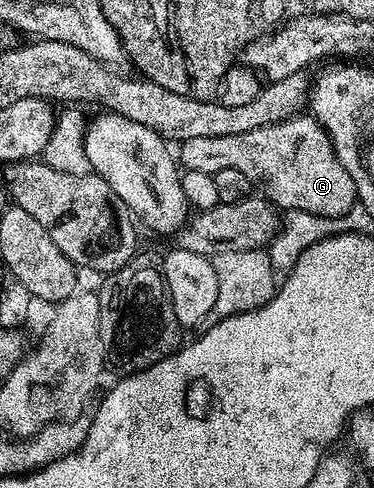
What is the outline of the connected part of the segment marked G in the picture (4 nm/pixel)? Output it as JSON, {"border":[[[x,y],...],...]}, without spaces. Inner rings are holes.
{"border":[[[299,114],[279,124],[269,124],[248,134],[228,134],[224,138],[188,138],[181,141],[180,164],[185,170],[209,173],[240,170],[255,184],[262,184],[271,204],[282,210],[307,212],[313,216],[342,216],[356,207],[358,192],[352,174],[334,153],[326,129],[310,114]]]}

